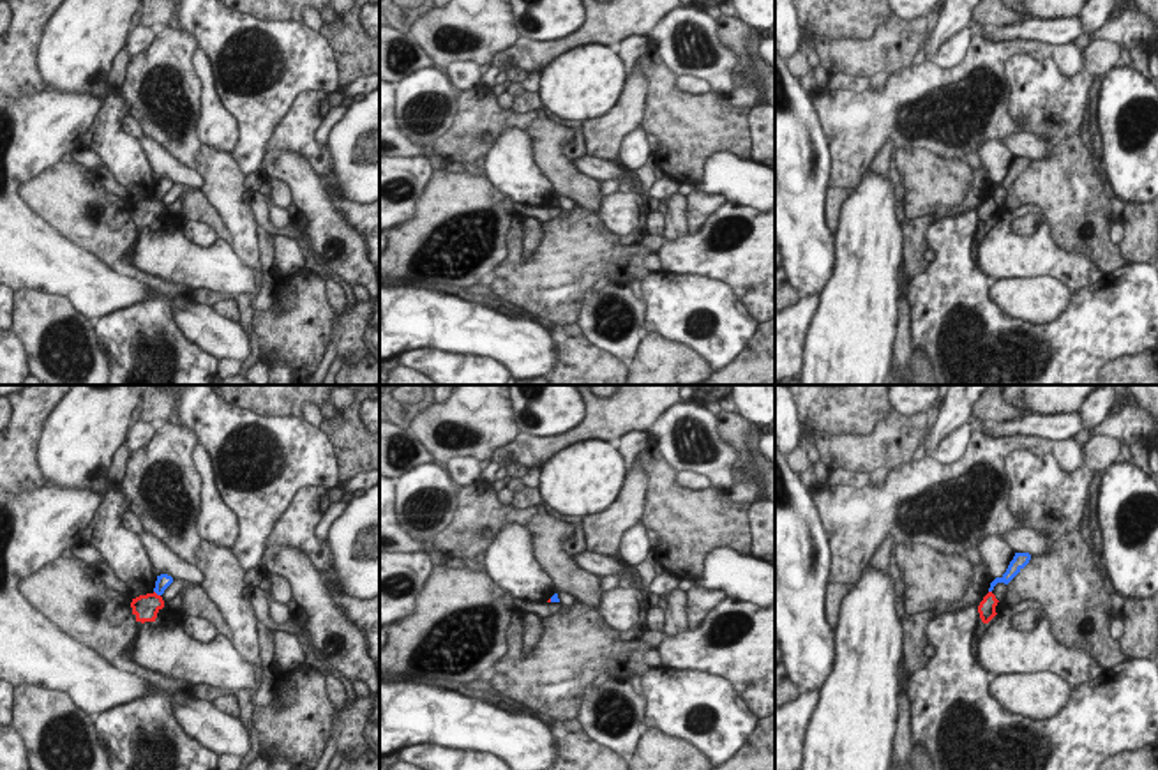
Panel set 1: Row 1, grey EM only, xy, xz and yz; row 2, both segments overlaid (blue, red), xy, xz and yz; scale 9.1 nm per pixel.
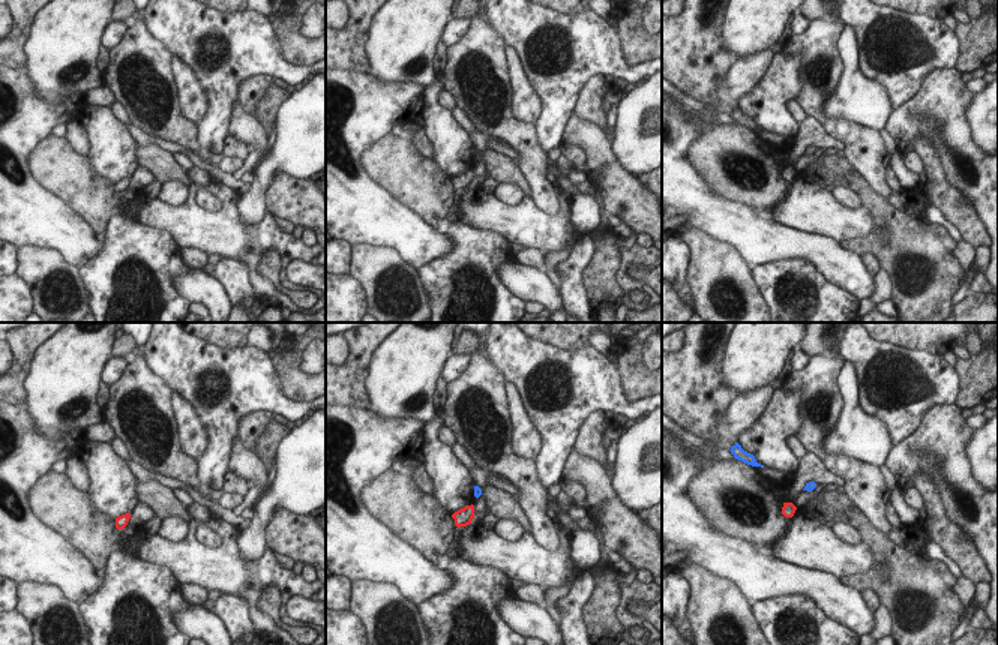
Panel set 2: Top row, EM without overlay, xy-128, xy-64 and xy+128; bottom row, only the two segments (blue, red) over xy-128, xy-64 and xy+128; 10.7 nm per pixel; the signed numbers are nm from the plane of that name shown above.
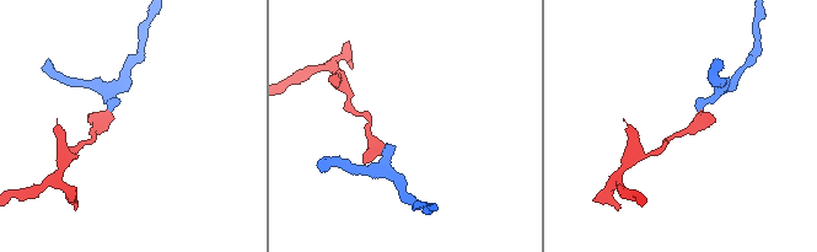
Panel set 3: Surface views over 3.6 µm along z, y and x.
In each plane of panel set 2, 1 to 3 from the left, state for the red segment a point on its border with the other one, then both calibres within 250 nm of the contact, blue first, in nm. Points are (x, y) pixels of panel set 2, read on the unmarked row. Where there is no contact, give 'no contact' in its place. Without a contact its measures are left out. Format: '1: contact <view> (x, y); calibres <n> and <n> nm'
1: no contact
2: no contact
3: no contact

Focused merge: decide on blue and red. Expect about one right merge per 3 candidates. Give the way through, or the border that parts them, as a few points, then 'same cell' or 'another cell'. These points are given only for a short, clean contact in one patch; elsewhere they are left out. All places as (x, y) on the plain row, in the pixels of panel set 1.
border along xy (154, 195), (159, 200); another cell

